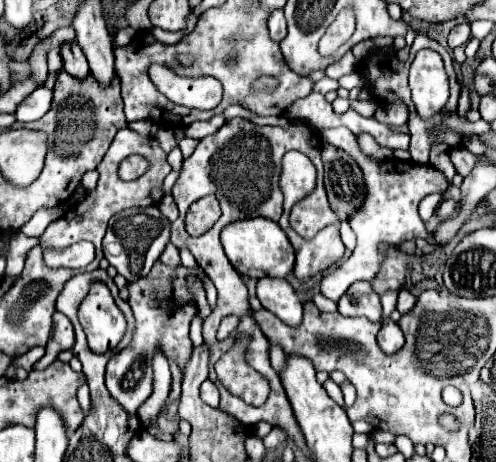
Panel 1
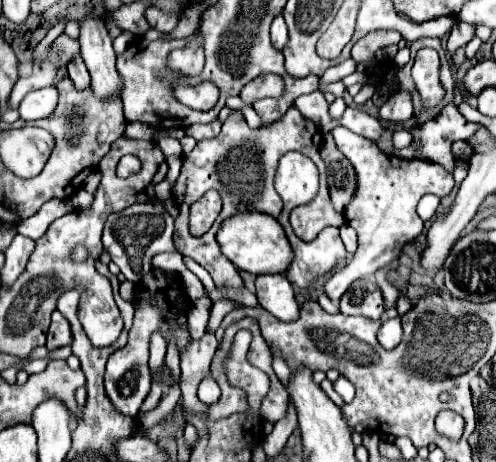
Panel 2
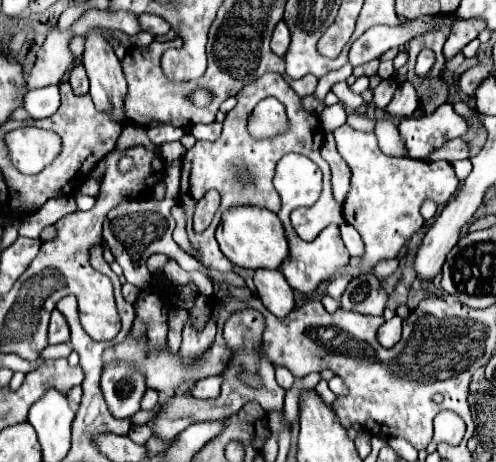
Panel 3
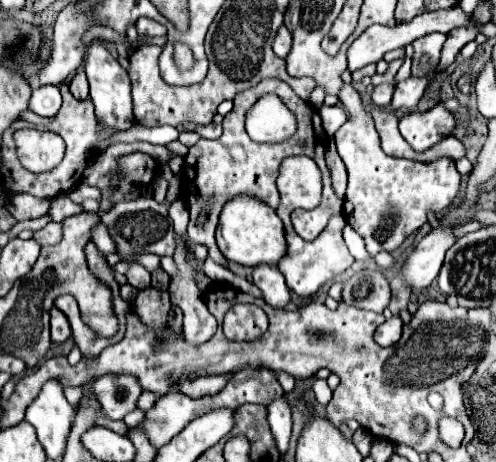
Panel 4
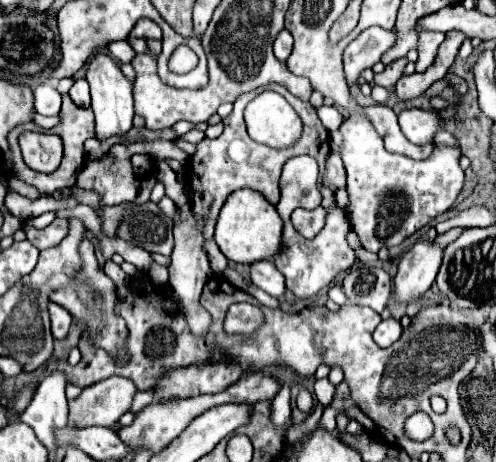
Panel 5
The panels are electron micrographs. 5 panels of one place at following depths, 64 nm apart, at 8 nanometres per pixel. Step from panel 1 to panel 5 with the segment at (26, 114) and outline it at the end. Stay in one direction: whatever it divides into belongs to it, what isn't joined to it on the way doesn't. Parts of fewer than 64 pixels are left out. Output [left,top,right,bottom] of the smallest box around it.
[34,84,62,116]

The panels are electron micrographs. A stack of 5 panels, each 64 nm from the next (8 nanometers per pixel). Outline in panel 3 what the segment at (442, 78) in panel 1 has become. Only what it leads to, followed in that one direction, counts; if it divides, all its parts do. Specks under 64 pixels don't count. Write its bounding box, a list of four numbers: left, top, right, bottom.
[416,50,436,78]

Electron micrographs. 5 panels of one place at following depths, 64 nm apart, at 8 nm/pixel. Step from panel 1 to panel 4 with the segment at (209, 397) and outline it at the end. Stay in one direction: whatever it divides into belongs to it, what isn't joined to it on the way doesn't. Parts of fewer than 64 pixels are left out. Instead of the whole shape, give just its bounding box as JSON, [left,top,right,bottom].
[178,374,230,398]

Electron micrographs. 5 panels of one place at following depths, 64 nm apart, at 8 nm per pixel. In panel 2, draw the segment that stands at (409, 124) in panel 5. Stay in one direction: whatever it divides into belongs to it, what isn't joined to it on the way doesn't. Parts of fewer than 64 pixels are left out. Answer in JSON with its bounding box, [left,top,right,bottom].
[393,104,480,174]

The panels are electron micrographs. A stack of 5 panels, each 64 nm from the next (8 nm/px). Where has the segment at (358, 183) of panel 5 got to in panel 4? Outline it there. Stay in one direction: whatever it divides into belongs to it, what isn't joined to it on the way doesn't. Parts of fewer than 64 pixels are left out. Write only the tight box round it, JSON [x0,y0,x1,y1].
[334,84,460,254]

